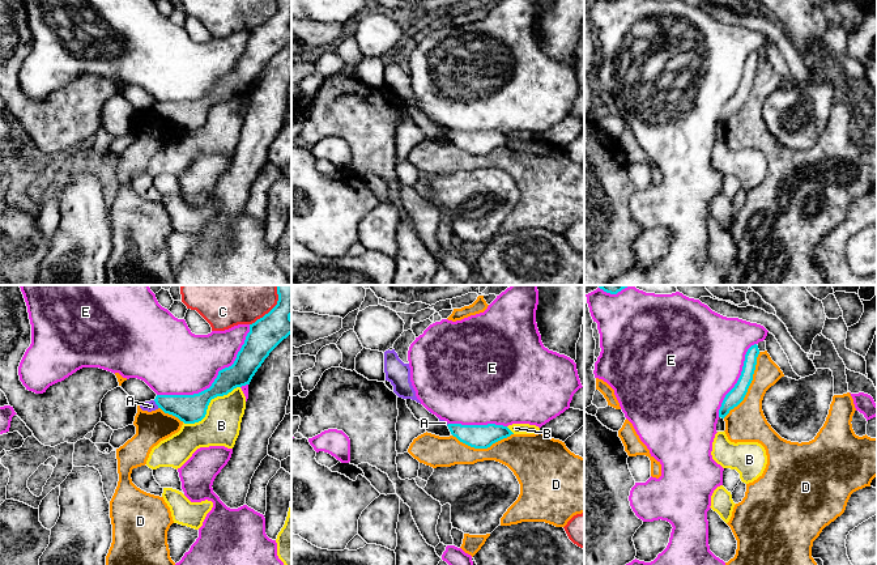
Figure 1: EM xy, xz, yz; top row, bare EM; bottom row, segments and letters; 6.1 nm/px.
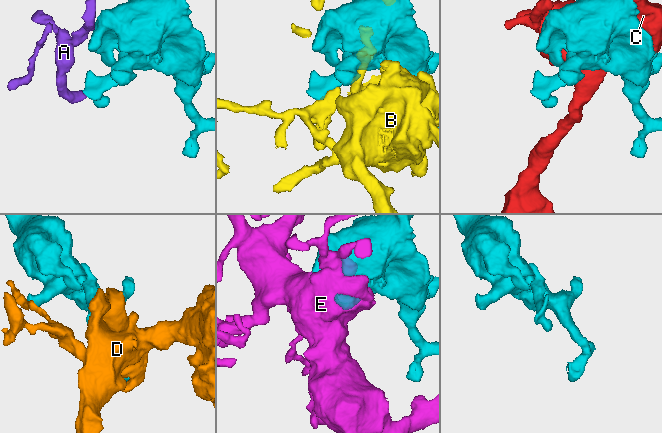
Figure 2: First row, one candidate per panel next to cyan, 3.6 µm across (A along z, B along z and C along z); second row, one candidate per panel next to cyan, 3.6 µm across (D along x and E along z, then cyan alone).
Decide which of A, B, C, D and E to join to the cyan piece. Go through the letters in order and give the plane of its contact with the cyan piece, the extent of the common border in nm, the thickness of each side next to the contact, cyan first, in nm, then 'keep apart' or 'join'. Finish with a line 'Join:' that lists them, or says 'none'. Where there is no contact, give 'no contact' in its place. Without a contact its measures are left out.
A: xy | 60 nm | 180/70 nm | keep apart
B: xy | 420 nm | 180/240 nm | keep apart
C: xy | 260 nm | 200/200 nm | keep apart
D: yz | 460 nm | 100/240 nm | keep apart
E: xy | 700 nm | 180/400 nm | keep apart
Join: none

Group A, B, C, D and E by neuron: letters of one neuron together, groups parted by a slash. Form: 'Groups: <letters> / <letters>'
Groups: A / B / C / D / E

